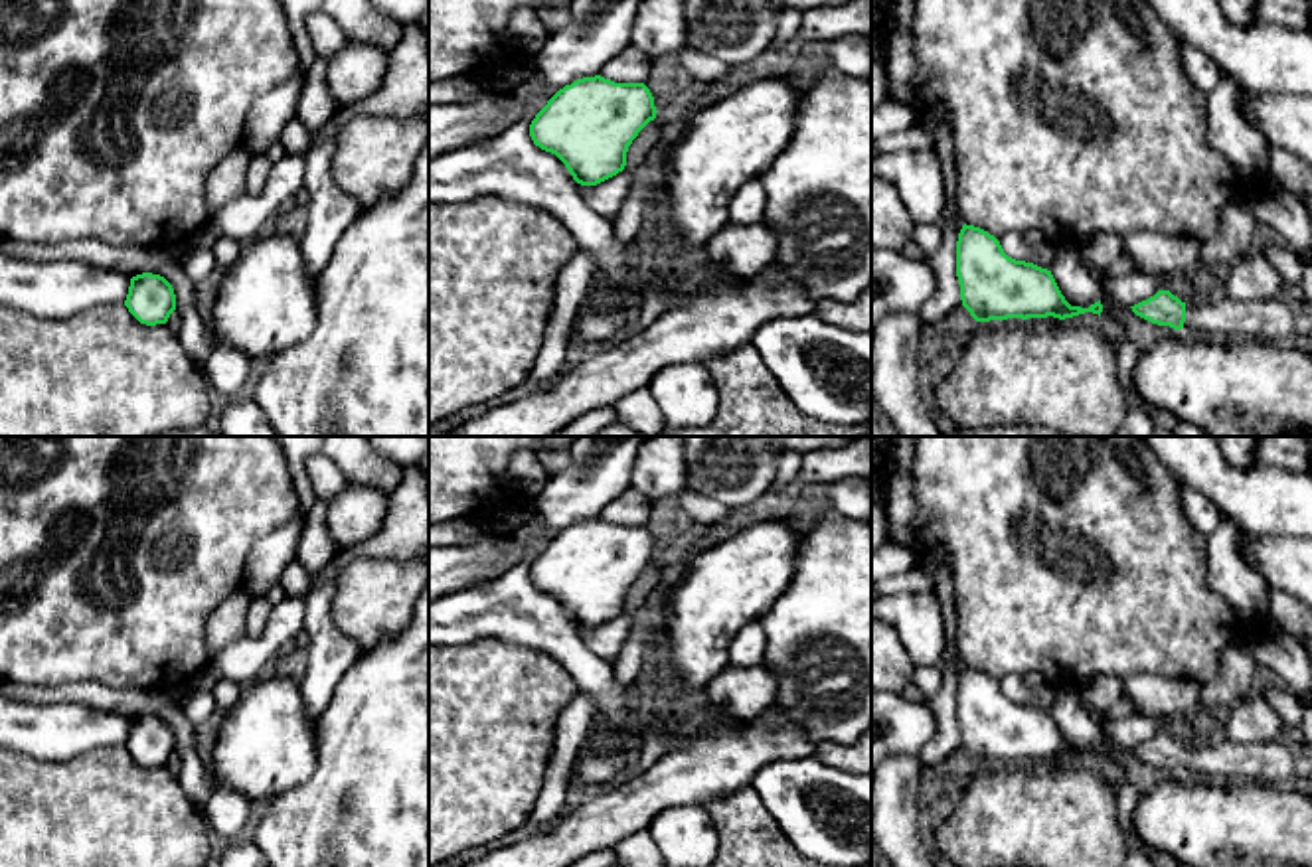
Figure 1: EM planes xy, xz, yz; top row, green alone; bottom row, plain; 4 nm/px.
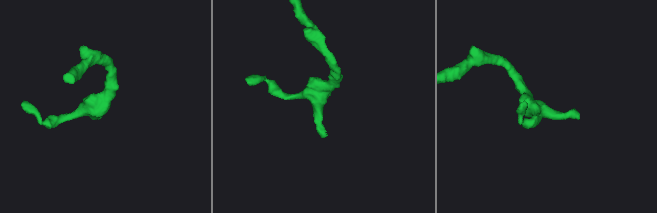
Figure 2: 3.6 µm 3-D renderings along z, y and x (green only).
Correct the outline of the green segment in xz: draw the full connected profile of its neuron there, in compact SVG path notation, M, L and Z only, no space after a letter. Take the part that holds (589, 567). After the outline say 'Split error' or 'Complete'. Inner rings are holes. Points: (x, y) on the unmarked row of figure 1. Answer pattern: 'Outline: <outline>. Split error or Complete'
Outline: M583 519L547 543L530 579L555 596L577 626L597 628L624 612L628 589L656 555L644 525Z. Complete

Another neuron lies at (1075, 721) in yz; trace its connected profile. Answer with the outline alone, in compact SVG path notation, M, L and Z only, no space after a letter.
M1055 689L1049 713L1071 749L1089 750L1103 741L1101 725L1077 689Z

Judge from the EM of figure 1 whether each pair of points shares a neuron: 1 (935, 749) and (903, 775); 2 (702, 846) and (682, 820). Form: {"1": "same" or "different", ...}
{"1": "different", "2": "same"}

